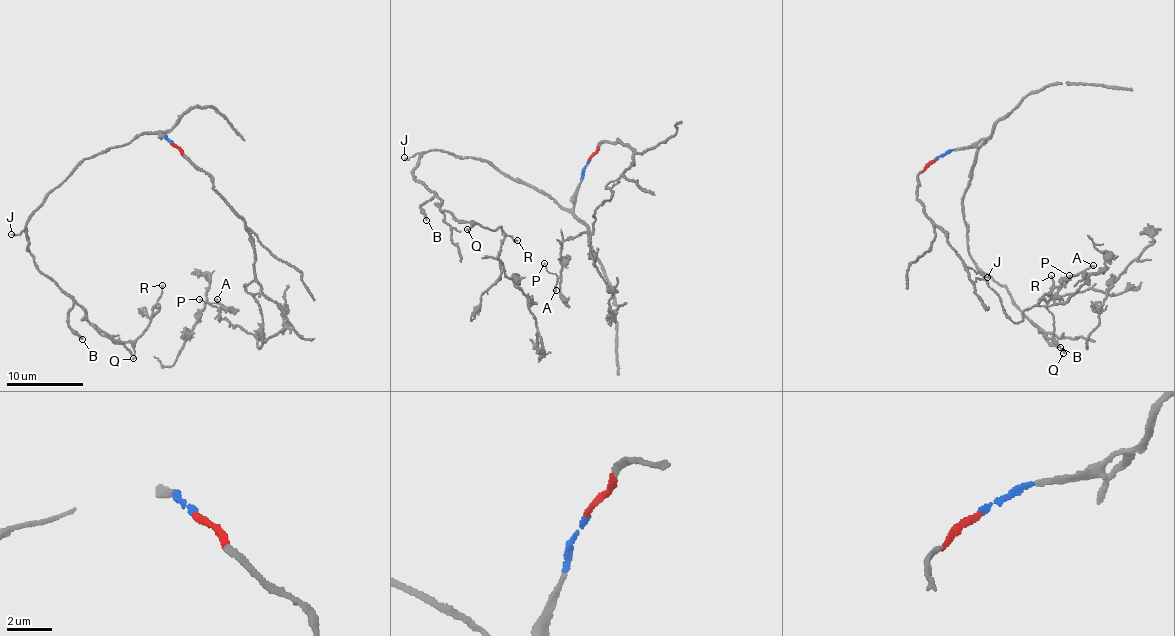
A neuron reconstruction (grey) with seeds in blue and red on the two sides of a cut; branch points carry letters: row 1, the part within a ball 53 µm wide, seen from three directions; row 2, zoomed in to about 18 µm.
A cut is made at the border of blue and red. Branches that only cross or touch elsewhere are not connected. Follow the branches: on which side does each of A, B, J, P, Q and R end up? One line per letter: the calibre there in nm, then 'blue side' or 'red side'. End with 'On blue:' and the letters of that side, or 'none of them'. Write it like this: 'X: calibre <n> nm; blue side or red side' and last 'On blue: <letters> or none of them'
A: calibre 140 nm; red side
B: calibre 200 nm; blue side
J: calibre 150 nm; blue side
P: calibre 110 nm; red side
Q: calibre 130 nm; blue side
R: calibre 130 nm; blue side
On blue: B, J, Q, R

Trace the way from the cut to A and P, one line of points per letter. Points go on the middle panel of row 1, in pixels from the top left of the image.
A: (589, 160), (617, 139), (634, 152), (606, 186), (612, 193), (596, 210), (591, 233), (565, 239), (555, 291)
P: (589, 160), (617, 139), (634, 152), (606, 186), (612, 193), (591, 233), (565, 239), (559, 277), (544, 262)

